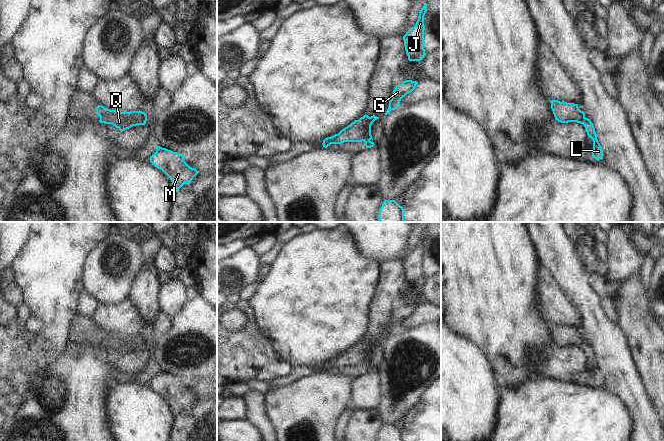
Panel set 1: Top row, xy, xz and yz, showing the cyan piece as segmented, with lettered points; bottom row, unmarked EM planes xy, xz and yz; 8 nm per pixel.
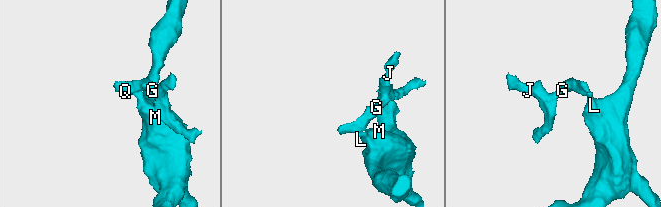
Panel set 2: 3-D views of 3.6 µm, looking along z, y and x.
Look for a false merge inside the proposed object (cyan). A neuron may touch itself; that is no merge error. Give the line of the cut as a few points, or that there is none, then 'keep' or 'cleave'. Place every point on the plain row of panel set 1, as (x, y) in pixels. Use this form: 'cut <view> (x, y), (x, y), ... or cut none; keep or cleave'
cut yz (585, 342), (582, 347); cleave

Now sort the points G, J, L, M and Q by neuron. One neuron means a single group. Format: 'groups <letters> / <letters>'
groups G J Q / L M

